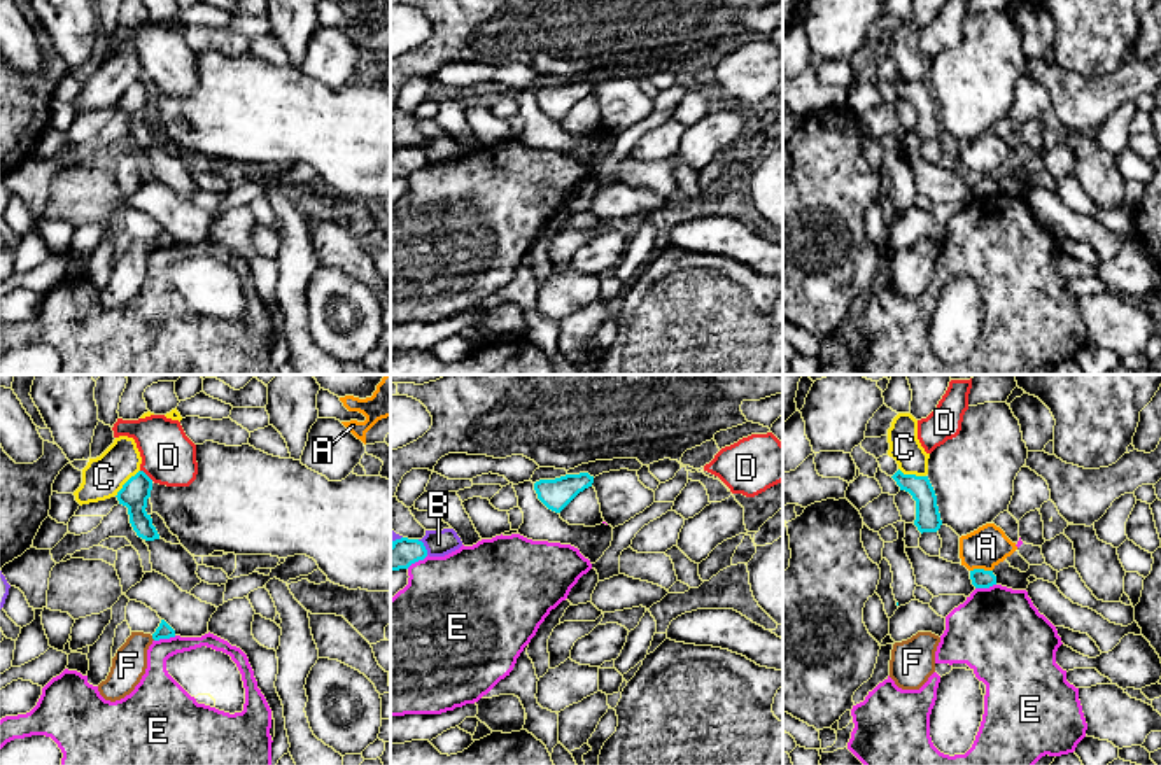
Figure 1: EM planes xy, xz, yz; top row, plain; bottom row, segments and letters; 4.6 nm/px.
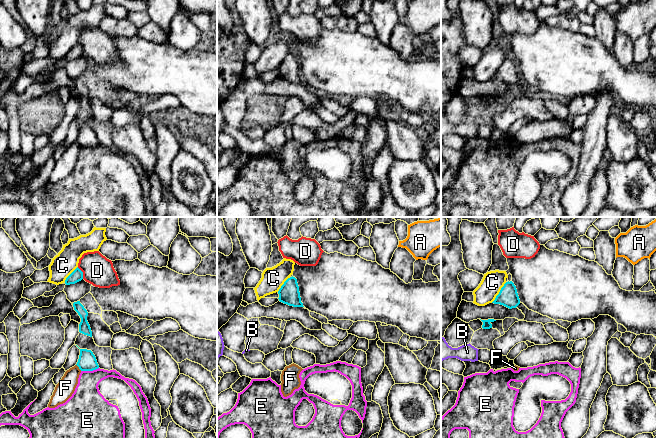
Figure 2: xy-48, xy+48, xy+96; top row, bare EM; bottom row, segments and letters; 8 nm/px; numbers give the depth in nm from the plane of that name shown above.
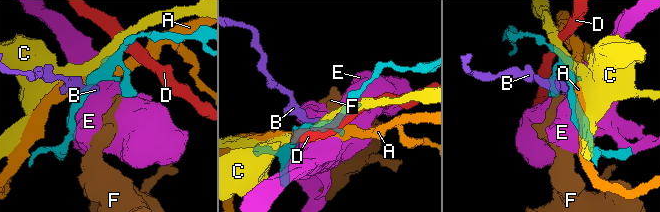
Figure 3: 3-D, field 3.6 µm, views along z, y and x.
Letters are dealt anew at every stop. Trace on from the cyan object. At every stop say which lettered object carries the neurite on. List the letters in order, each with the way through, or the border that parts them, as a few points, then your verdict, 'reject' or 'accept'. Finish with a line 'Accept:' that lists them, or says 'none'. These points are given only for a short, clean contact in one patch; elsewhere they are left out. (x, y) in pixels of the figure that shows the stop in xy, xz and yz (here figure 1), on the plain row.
A: reject
B: border along xz (417, 147), (428, 161); reject
C: reject
D: border along xy (140, 77), (153, 88); reject
E: reject
F: border along xy (151, 244), (154, 247); reject
Accept: none

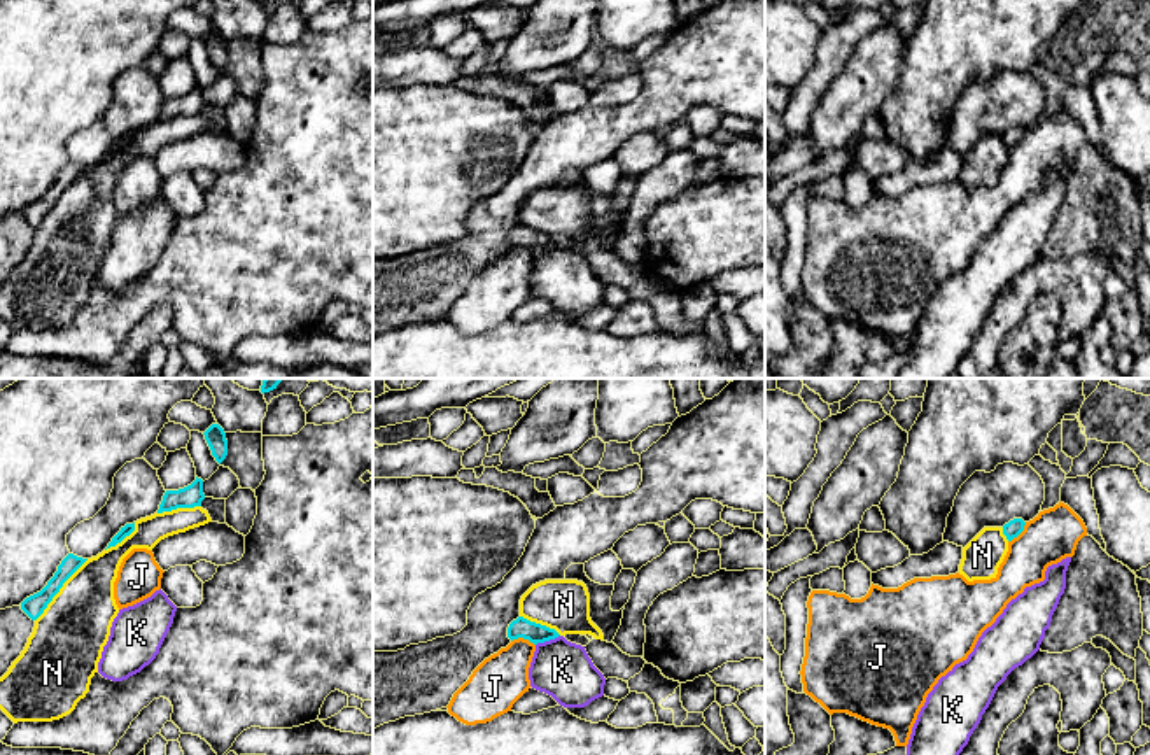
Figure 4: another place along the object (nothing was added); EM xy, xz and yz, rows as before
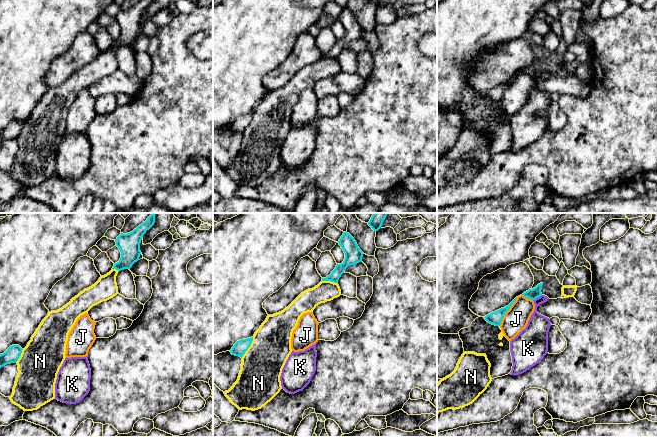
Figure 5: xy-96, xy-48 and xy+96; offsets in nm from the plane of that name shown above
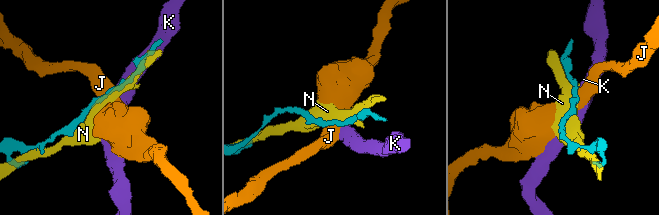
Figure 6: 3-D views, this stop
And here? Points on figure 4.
J: border along xz (511, 247), (524, 246), (534, 253); reject
K: border along xz (559, 242), (536, 253); reject
N: reject
Accept: none

